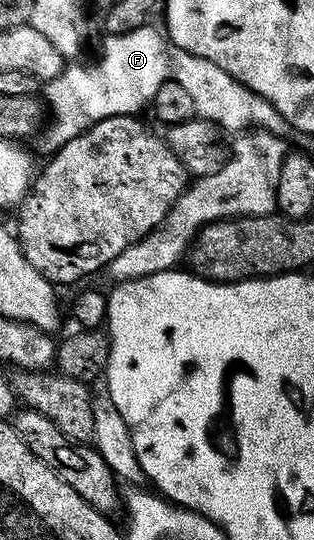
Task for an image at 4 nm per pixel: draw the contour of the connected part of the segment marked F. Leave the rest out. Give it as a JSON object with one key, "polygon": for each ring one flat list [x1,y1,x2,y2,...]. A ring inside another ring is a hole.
{"polygon":[[148,24,118,32,118,37,106,39,105,58,101,65,69,63,54,81,44,82,43,101,48,112,53,112,53,125,46,124,36,134,35,140,45,155,56,153,71,139,103,119,140,114,140,109,152,102,155,91,159,91,161,84,168,80,178,81,187,87,195,99,200,120,215,123,230,134,241,135,246,131,280,134,281,128,286,128,285,118,266,97,260,97,227,71,223,71,223,67,207,59,196,57,182,48,169,49,170,42,166,34,153,28,152,24]]}

